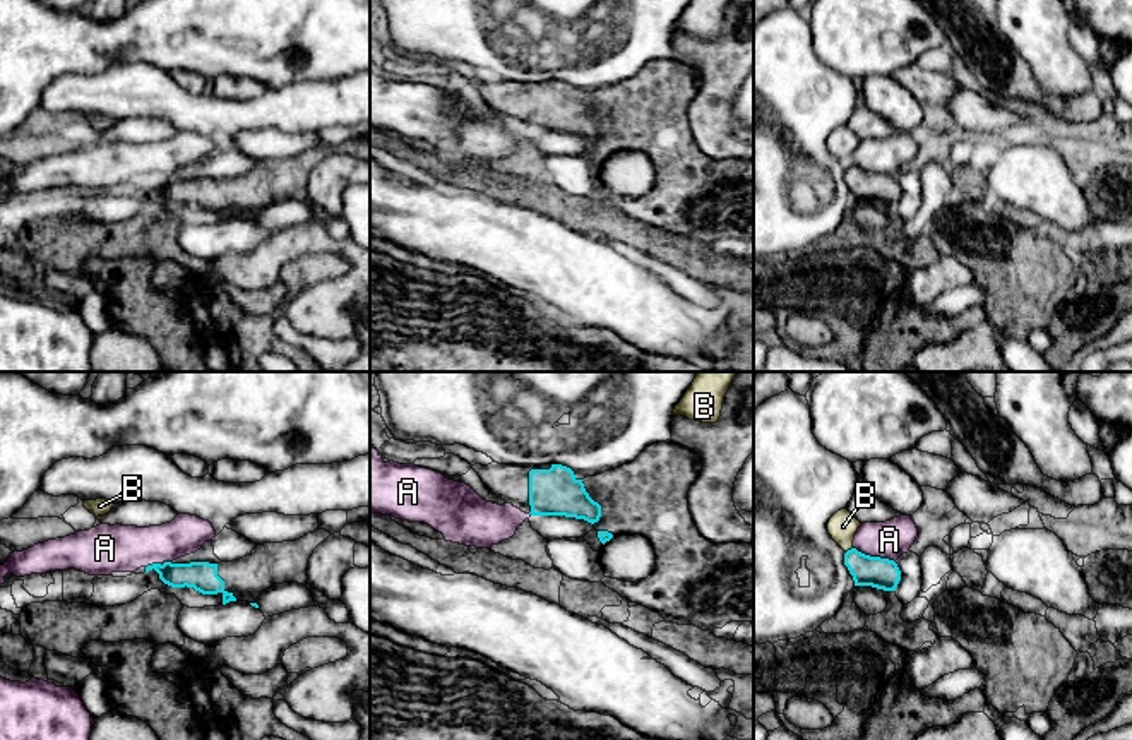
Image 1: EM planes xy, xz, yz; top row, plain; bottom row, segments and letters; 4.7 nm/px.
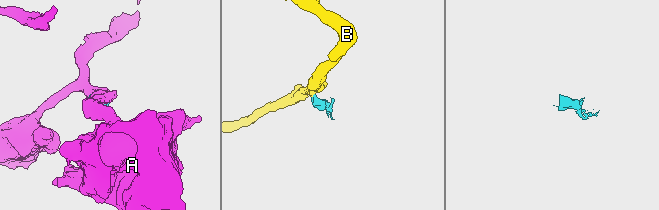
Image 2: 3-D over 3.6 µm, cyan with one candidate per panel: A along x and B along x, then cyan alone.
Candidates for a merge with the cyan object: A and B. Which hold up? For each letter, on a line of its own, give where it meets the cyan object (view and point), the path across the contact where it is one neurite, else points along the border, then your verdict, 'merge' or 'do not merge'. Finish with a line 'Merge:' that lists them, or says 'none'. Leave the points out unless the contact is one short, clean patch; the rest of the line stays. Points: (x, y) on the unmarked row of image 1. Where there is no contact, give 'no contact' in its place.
A: contact yz (874, 173); border yz (853, 163), (894, 179); do not merge
B: contact yz (848, 167); border yz (851, 163), (846, 168); do not merge
Merge: none

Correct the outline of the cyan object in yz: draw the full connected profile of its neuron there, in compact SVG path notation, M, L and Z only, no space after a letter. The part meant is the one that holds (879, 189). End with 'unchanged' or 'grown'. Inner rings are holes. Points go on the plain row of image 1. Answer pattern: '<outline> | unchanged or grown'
M856 164L844 170L844 182L853 192L855 202L894 207L901 197L901 187L894 176L870 173Z | unchanged

